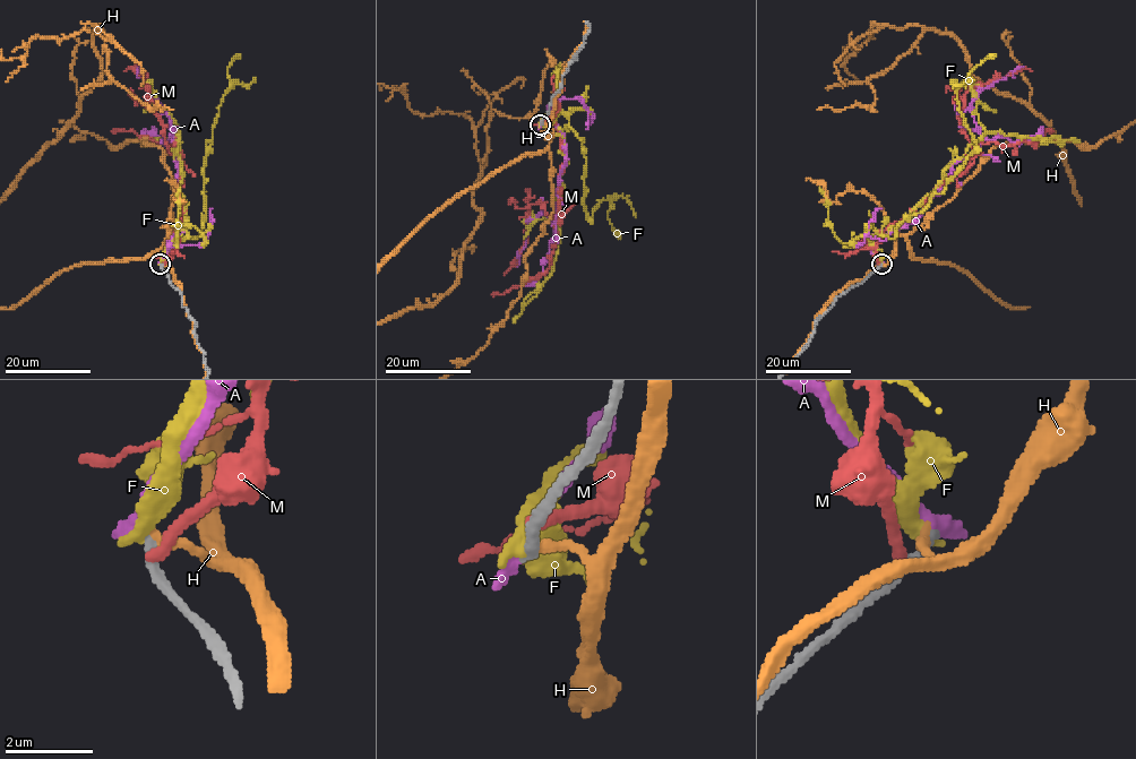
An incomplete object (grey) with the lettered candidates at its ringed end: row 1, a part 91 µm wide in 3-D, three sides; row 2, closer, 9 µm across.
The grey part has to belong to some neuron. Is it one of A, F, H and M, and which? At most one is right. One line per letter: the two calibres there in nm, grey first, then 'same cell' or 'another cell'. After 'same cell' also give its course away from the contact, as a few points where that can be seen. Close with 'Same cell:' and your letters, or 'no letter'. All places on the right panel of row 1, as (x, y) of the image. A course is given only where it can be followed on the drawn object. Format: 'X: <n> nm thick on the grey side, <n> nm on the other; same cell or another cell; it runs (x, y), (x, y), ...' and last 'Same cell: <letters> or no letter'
A: 240 nm thick on the grey side, 360 nm on the other; same cell
F: 280 nm thick on the grey side, 440 nm on the other; another cell
H: 280 nm thick on the grey side, 240 nm on the other; another cell
M: 320 nm thick on the grey side, 280 nm on the other; another cell
Same cell: A

